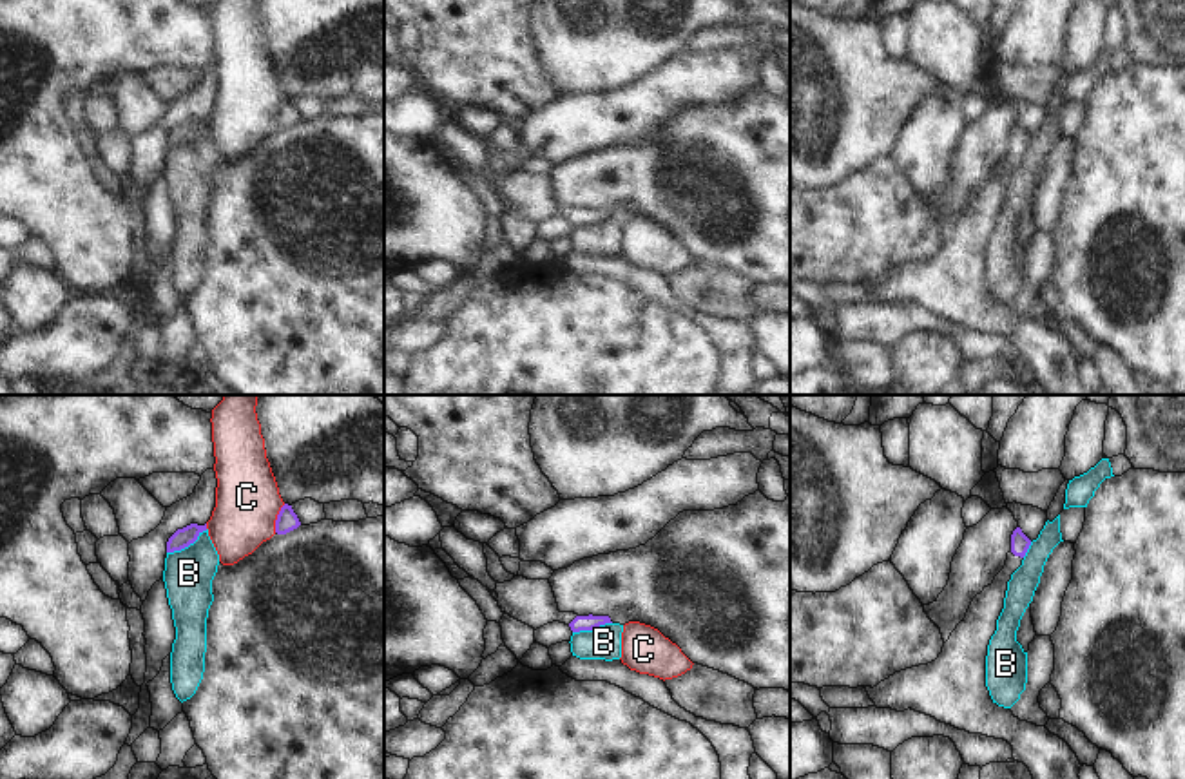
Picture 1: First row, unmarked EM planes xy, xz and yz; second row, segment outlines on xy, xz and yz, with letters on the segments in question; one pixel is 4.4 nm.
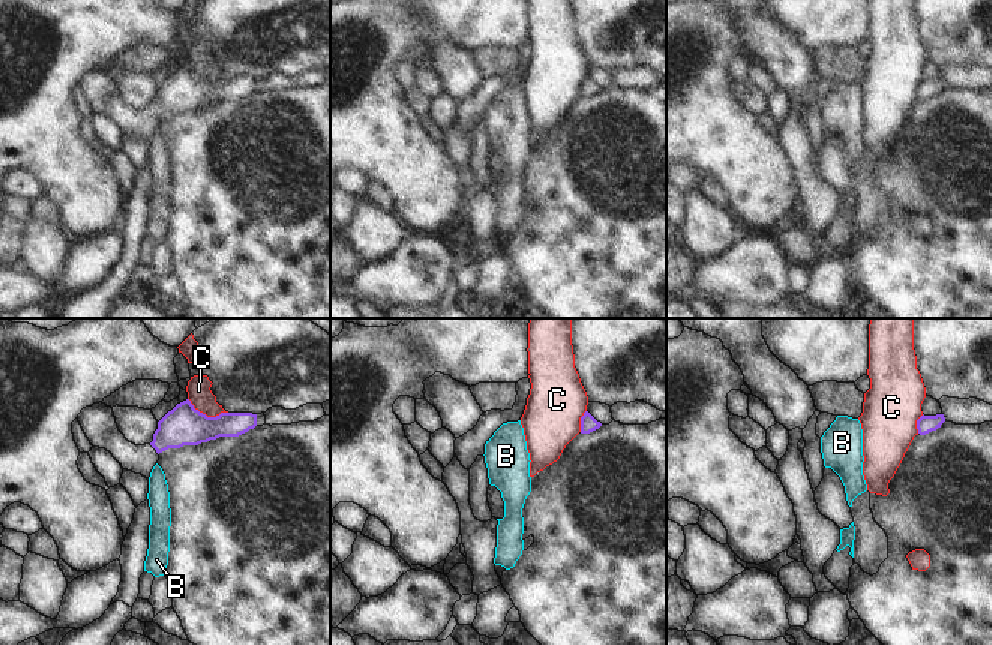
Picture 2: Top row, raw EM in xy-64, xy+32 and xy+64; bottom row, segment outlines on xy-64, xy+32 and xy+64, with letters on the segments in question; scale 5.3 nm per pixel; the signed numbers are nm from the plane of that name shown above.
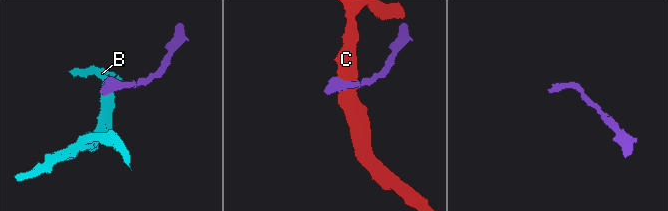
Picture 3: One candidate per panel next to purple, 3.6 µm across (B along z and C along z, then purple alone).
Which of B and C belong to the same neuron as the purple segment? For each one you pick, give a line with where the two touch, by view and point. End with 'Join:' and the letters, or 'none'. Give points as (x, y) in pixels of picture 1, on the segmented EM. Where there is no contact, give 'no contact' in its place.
Join: none

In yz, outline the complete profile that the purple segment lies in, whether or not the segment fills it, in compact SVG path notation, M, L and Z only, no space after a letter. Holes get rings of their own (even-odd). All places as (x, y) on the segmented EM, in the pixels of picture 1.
M1016 527L1004 569L973 598L935 661L864 688L877 708L911 708L959 730L1007 741L1013 759L1024 763L1033 779L1080 779L1082 765L1064 739L998 707L986 687L988 645L1004 609L1007 582L1029 545L1031 540Z

